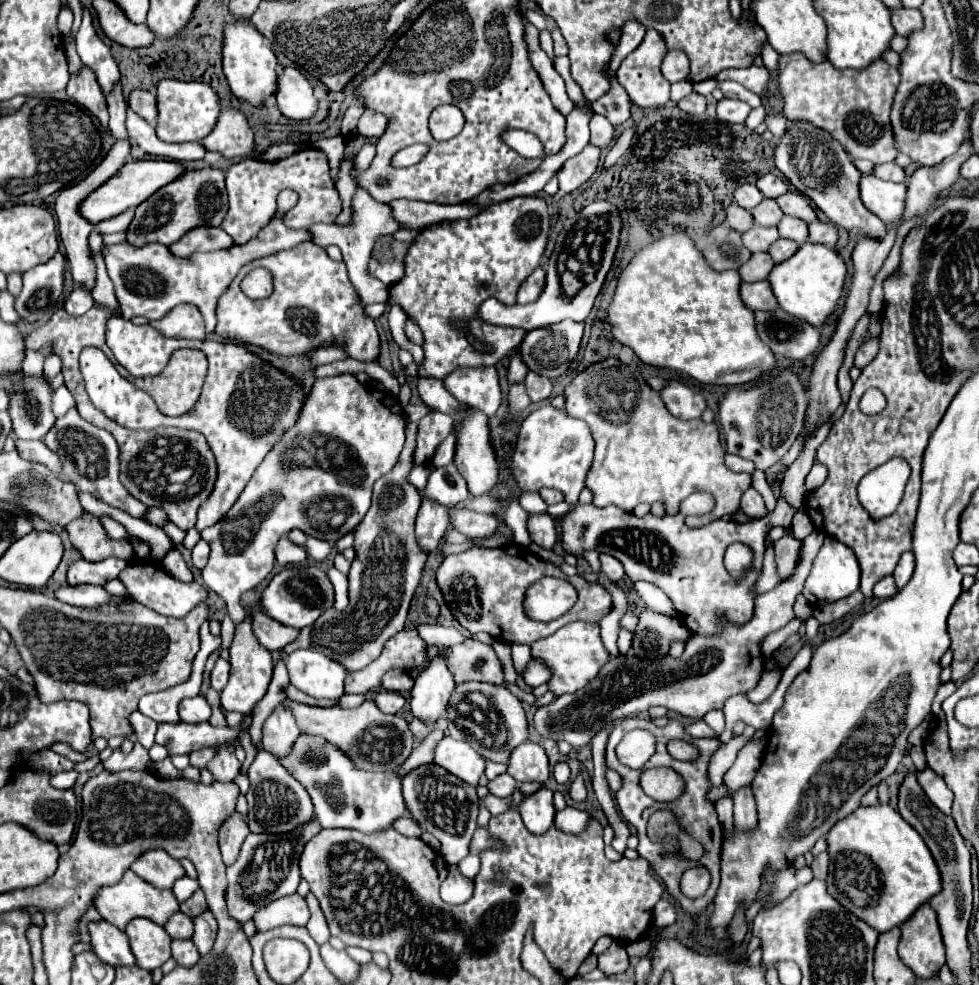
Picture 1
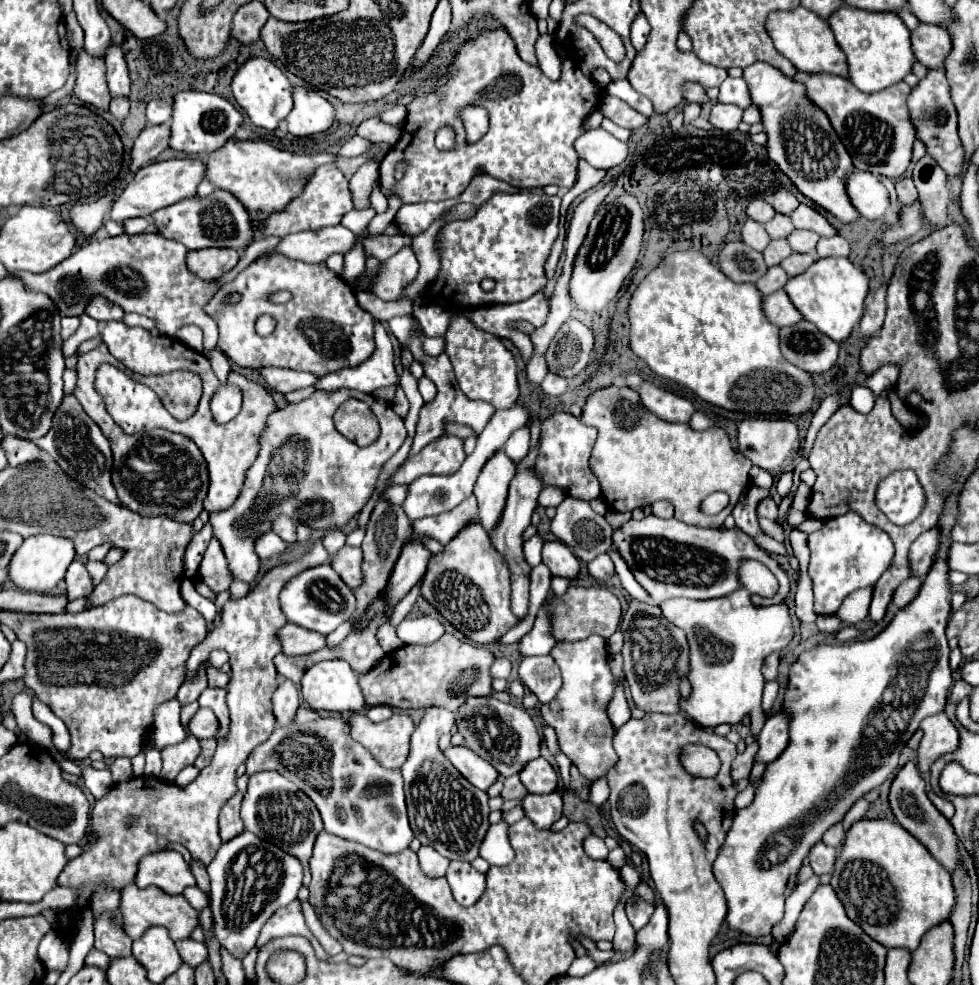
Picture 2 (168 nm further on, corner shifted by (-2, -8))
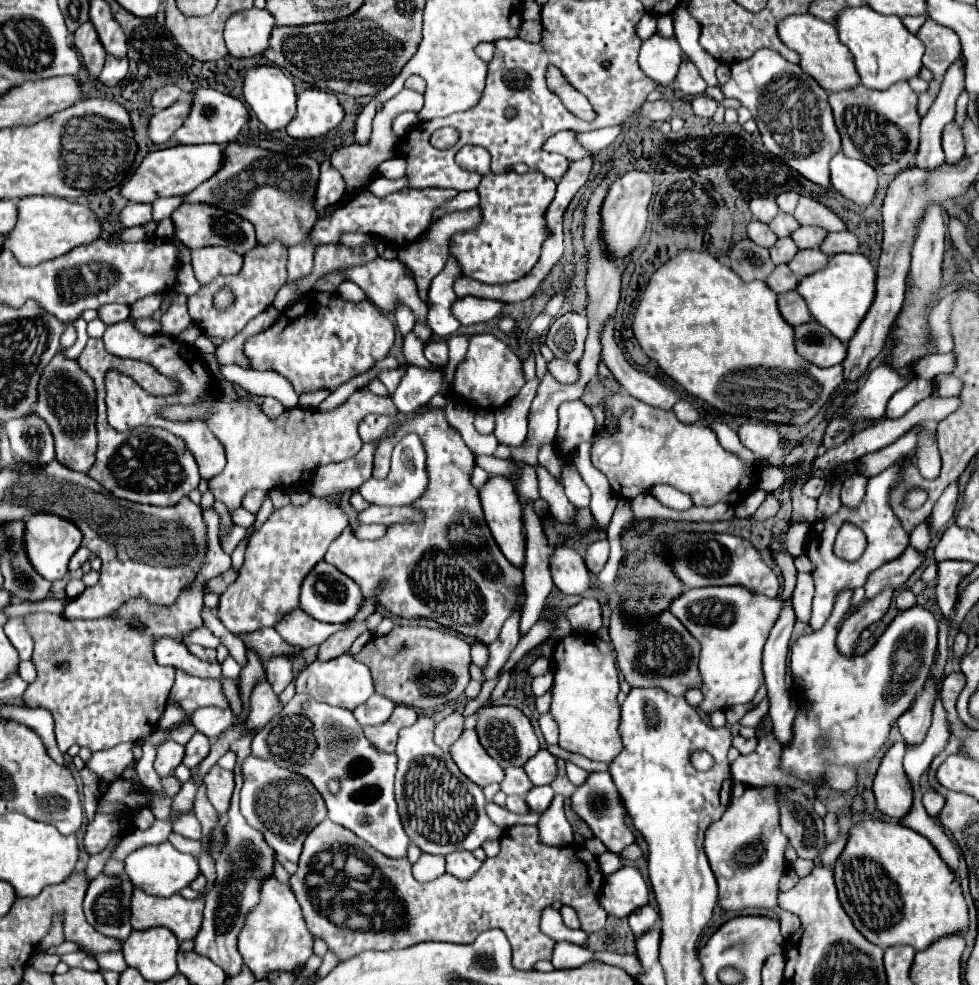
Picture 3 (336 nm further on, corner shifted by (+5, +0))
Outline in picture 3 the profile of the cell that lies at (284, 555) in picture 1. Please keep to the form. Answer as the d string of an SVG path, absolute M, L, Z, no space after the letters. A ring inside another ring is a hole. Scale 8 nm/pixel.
M237 508L237 512L231 512L231 518L237 526L243 526L243 528L253 526L253 522L255 522L255 516L251 512L247 512L245 508Z

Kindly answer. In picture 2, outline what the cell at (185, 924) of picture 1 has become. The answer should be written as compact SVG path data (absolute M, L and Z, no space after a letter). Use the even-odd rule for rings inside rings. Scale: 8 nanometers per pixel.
M192 938L188 940L178 940L176 942L176 948L182 956L182 960L186 964L190 964L192 968L196 968L198 964L202 964L206 958L208 958L208 950L206 950L206 944L204 942L196 942Z

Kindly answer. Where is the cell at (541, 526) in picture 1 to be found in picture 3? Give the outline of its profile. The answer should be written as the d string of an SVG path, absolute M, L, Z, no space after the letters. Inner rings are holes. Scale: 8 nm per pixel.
M569 546L555 548L555 554L551 556L551 574L555 586L563 594L581 596L591 588L591 574L583 556Z

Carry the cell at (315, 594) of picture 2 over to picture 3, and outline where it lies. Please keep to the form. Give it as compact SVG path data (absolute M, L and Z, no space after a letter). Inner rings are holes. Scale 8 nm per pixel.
M319 562L301 586L301 610L321 622L349 622L361 610L363 602L365 598L361 594L361 588L349 576L327 562Z

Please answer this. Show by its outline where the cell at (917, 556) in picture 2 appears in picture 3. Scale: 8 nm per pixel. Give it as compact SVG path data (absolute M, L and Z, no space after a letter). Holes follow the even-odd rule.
M959 480L949 484L949 488L945 488L945 492L937 500L933 512L929 514L929 522L931 522L933 532L943 528L951 520L951 516L955 512L955 506L957 506L957 496L959 496Z

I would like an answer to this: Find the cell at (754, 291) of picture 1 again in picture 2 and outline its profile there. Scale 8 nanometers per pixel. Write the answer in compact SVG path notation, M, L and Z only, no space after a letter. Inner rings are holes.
M784 290L764 296L762 308L764 308L768 320L770 320L772 324L776 324L778 328L782 328L782 326L792 326L792 324L798 324L798 322L802 320L800 312L792 306L792 302L790 302L790 298L786 296Z

